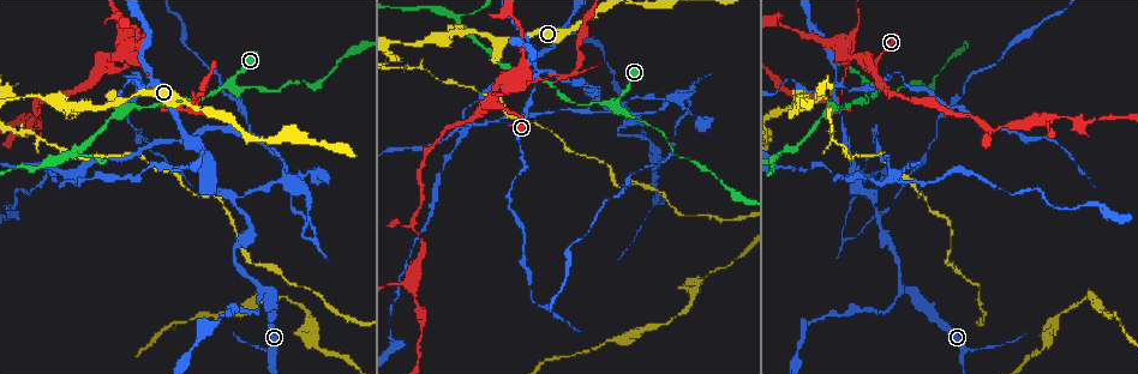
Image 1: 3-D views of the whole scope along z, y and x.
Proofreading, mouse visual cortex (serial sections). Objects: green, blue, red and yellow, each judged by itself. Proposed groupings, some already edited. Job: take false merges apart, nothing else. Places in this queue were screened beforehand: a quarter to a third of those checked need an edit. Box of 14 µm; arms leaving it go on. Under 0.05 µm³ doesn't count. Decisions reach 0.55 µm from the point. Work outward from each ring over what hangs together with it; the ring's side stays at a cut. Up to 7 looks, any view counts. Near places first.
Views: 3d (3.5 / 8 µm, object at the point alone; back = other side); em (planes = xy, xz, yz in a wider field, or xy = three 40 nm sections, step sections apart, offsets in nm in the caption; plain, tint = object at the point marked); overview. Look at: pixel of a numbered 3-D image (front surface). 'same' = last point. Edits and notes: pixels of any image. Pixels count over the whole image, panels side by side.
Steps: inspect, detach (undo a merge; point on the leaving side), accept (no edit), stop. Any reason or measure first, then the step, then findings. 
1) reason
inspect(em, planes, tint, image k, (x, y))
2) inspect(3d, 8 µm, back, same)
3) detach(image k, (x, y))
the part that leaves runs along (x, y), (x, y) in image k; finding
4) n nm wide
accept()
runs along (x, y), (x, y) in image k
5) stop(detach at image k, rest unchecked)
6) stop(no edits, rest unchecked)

sudden change in width
inspect(3d, 3.5 µm, back, image 1, (645, 137))

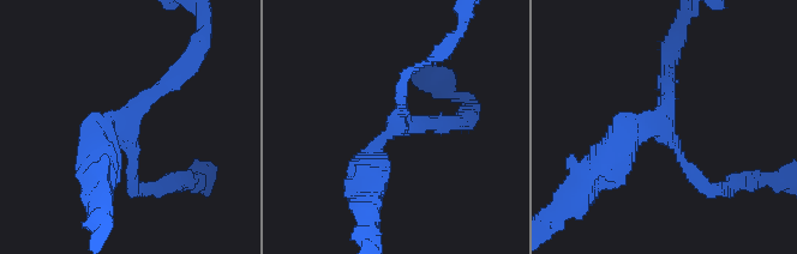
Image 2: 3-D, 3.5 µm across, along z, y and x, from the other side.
3 arms; arms of 200, 200, 450 nm
inspect(em, xy, step 1, tint, image 2, (120, 127))

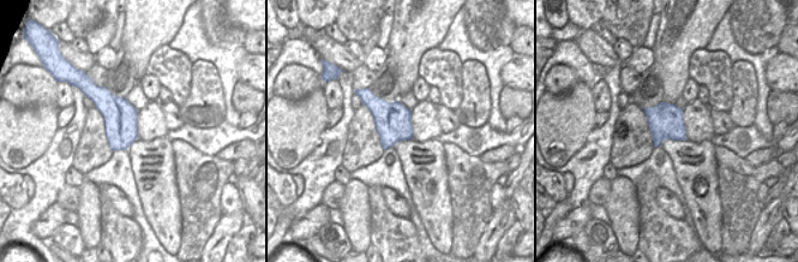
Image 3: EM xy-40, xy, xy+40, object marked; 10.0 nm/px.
360 nm wide
accept()
runs along (99, 165), (95, 139), (183, 70) in image 2; all the same cell

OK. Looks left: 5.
abrupt turn
inspect(3d, 3.5 µm, image 1, (873, 197))

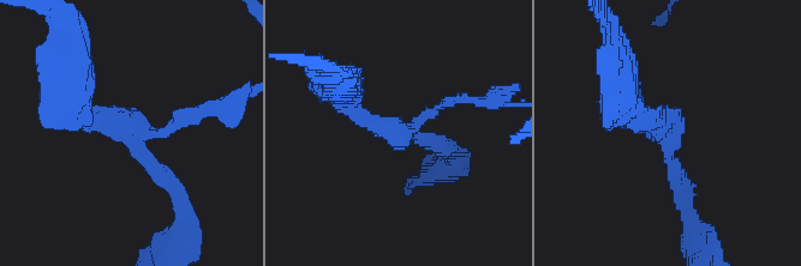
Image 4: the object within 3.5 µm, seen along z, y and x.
3 arms; arms of 150, 250, 250 nm
inspect(em, xy, step 3, tint, image 4, (404, 130))

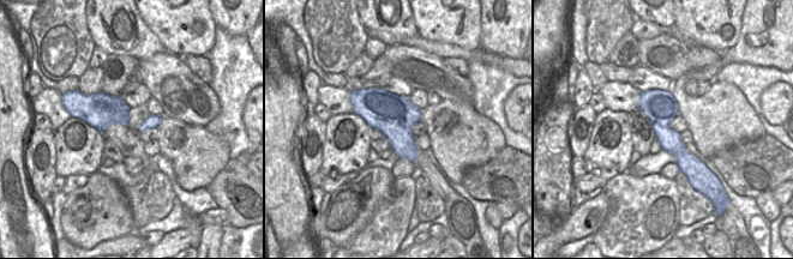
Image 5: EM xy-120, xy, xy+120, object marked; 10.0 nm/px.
accept()
runs along (683, 198), (665, 132), (634, 113) in image 4; continuous, no second cell

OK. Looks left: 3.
abrupt turn
inspect(3d, 3.5 µm, back, image 1, (502, 42))

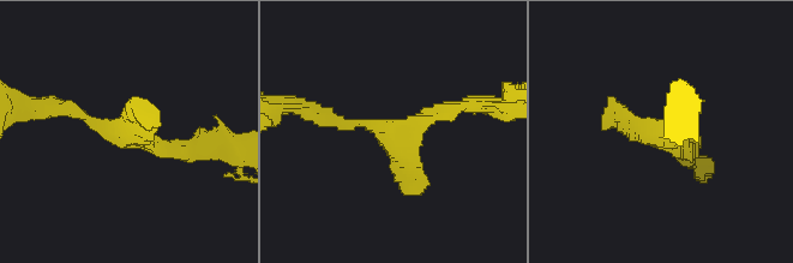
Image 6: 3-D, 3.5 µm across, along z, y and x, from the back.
inspect(em, xy, step 1, tint, image 6, (129, 135))

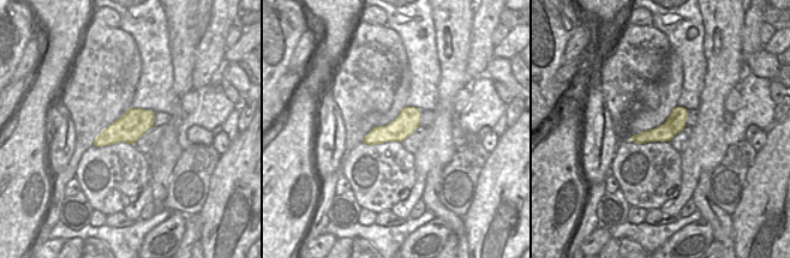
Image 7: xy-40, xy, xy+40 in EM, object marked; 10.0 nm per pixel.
accept()
runs along (417, 112), (399, 130), (367, 140) in image 7; continuous, no second cell

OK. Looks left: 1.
stop(no edits, rest unchecked)

